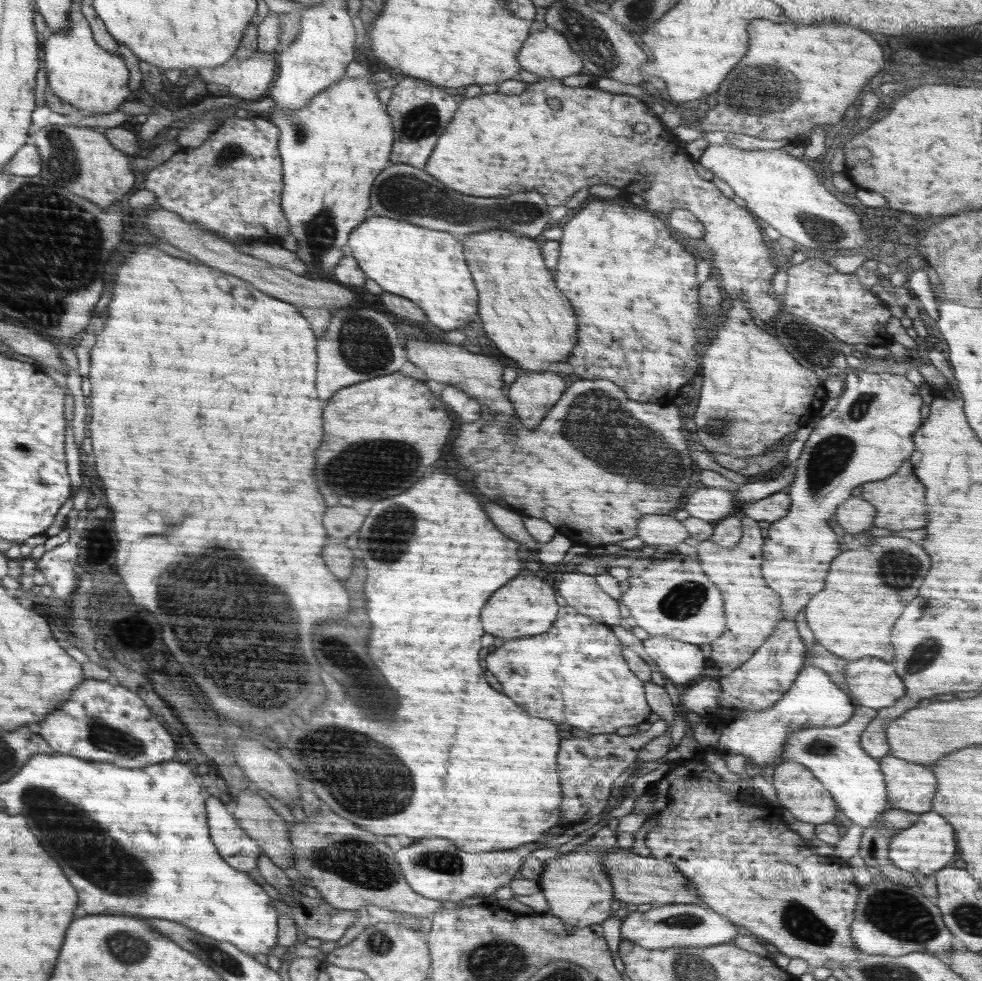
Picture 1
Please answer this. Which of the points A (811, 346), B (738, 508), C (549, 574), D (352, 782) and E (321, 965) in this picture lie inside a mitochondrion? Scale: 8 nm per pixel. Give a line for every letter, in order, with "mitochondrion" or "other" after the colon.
A: mitochondrion
B: other
C: other
D: mitochondrion
E: other

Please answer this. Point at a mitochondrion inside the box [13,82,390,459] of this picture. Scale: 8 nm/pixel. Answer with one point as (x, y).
(62, 160)

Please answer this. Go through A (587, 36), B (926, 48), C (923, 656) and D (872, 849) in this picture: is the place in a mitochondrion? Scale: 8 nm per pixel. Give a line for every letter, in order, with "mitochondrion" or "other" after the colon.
A: mitochondrion
B: other
C: mitochondrion
D: other

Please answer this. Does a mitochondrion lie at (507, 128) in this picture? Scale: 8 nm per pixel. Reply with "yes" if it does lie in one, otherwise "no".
no

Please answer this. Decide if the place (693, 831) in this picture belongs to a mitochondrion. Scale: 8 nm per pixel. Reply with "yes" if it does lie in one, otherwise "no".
no

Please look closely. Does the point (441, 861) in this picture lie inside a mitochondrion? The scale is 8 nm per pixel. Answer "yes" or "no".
yes

